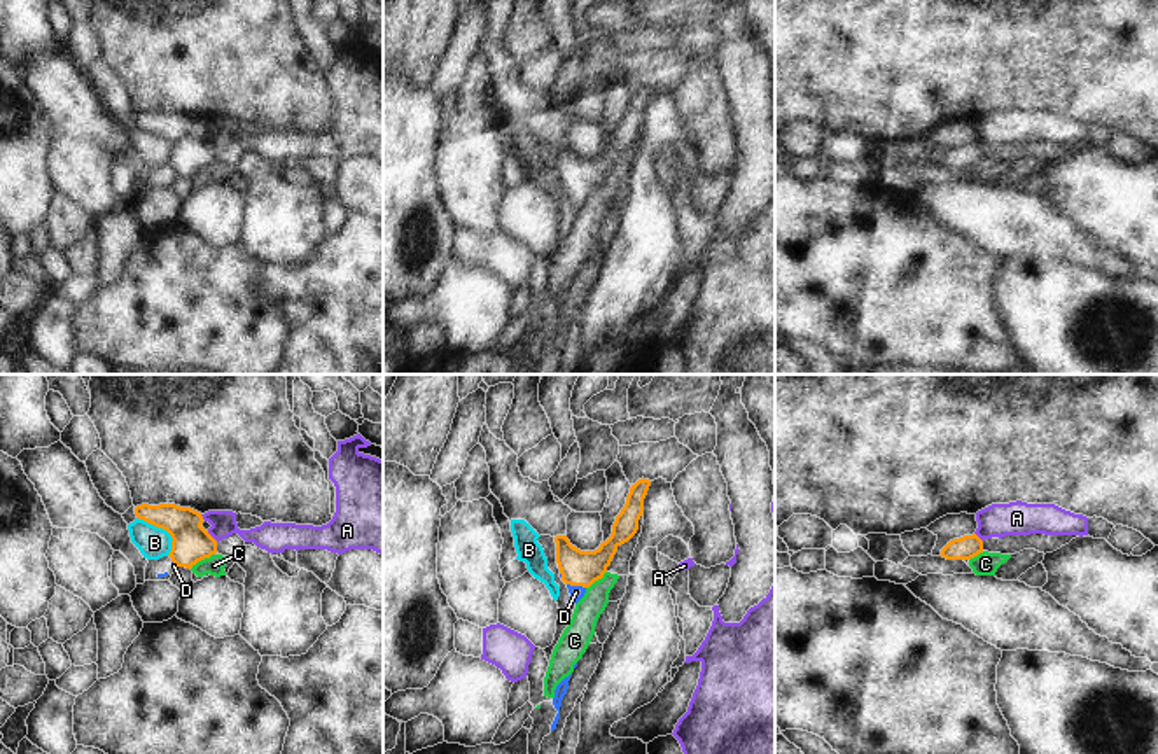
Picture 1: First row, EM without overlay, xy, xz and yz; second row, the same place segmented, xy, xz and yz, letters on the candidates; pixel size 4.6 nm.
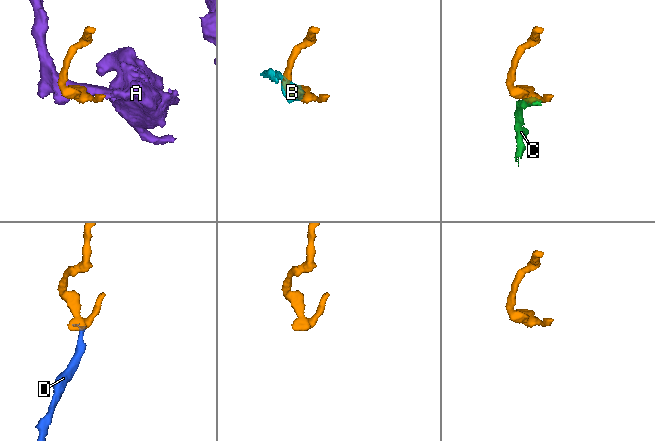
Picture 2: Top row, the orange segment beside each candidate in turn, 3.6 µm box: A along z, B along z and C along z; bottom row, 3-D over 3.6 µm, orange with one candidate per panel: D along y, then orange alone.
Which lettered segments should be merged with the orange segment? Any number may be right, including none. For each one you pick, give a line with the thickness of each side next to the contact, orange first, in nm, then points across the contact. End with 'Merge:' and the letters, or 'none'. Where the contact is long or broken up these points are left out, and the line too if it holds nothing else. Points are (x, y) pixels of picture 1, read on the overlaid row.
D: 160 nm thick on the orange side, 60 nm on the other; runs through xz (578, 567), (576, 585), (576, 592)
Merge: D

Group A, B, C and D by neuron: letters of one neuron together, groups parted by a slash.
A / B / C / D

